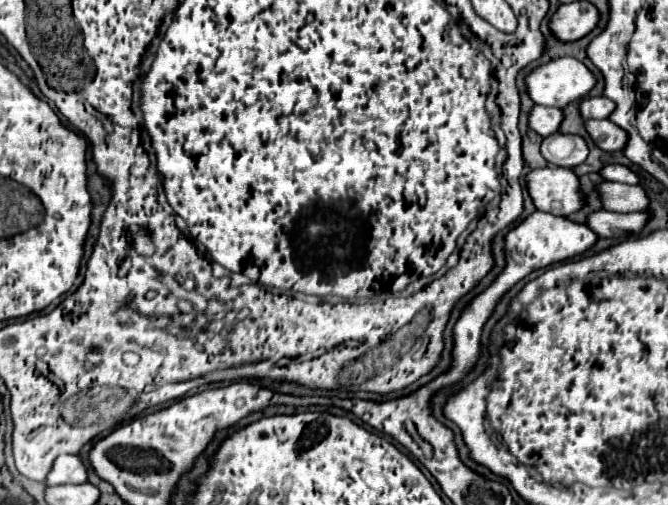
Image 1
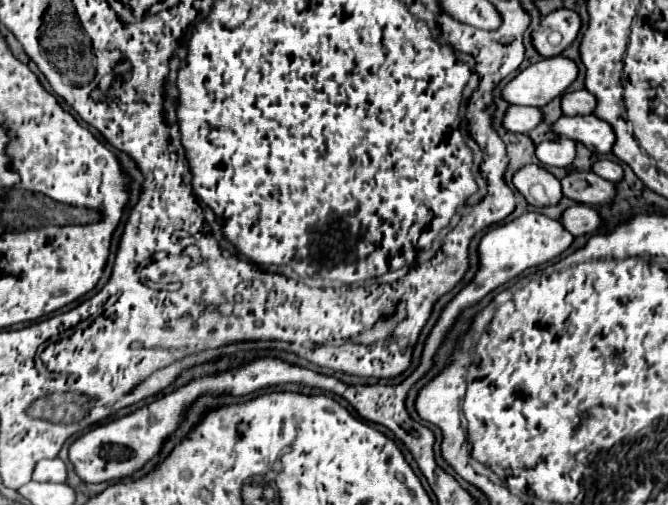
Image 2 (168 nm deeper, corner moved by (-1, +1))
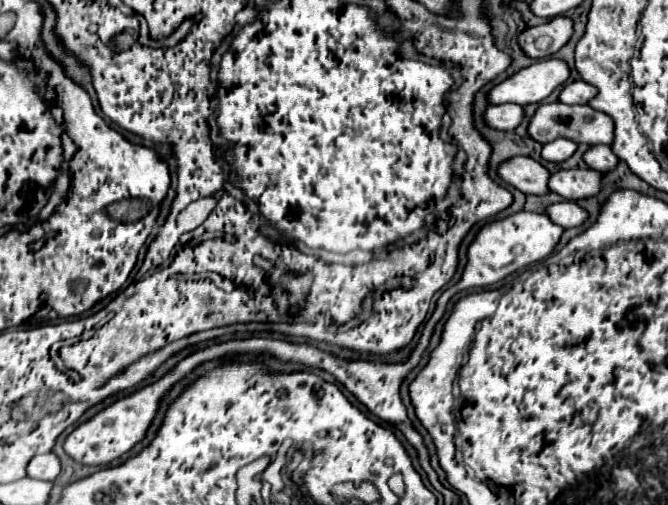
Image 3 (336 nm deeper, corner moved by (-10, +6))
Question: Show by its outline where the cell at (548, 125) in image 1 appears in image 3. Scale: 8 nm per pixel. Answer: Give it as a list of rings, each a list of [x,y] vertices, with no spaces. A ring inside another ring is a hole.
[[[503,103],[503,105],[489,105],[483,113],[485,123],[491,129],[499,131],[511,131],[515,129],[523,119],[523,107],[515,103]]]

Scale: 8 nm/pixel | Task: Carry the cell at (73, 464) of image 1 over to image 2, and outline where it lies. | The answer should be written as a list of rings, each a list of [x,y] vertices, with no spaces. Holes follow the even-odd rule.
[[[60,458],[42,460],[42,462],[38,462],[32,480],[36,480],[36,482],[66,482],[68,480],[66,464]]]

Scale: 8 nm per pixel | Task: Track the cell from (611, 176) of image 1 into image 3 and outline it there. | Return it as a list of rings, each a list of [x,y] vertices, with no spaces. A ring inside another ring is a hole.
[[[595,145],[595,147],[589,147],[585,153],[583,153],[583,161],[587,163],[589,169],[595,169],[595,171],[609,171],[613,169],[619,159],[615,157],[615,153],[611,151],[609,145]]]

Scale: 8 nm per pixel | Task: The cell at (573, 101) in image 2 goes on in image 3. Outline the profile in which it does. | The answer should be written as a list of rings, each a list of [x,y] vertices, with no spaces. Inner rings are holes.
[[[573,81],[569,85],[563,87],[563,91],[559,93],[559,101],[567,103],[567,105],[575,105],[575,103],[587,103],[589,99],[593,99],[597,93],[597,89],[585,81]]]

